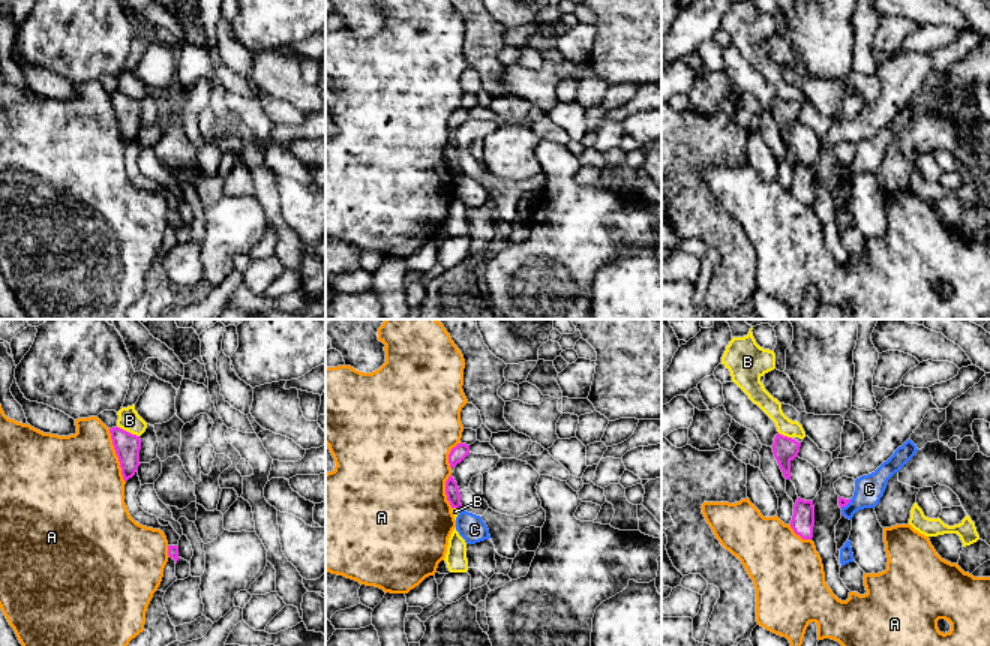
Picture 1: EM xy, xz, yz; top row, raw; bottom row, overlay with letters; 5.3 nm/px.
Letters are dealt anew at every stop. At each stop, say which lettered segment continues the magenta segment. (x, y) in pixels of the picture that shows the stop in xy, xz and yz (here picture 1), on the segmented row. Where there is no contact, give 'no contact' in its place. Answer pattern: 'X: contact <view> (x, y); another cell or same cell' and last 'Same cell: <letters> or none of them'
A: contact xy (117, 456); another cell
B: contact xy (128, 432); another cell
C: contact yz (846, 504); another cell
Same cell: none of them

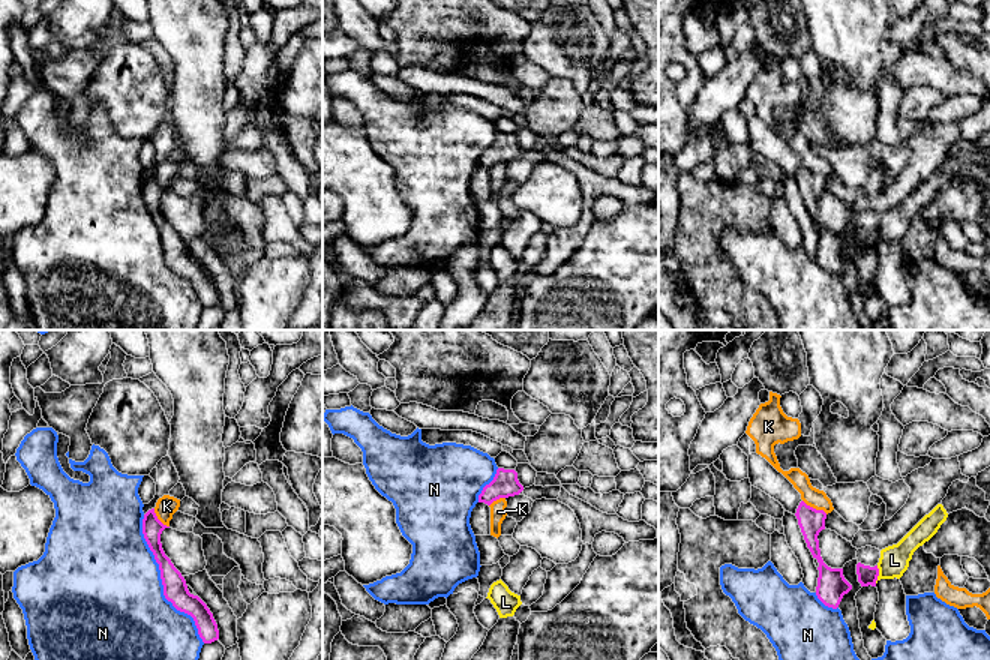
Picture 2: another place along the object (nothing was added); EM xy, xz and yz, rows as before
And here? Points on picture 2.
K: contact yz (815, 509); another cell
L: contact yz (878, 575); another cell
N: contact xy (162, 582); another cell
Same cell: none of them

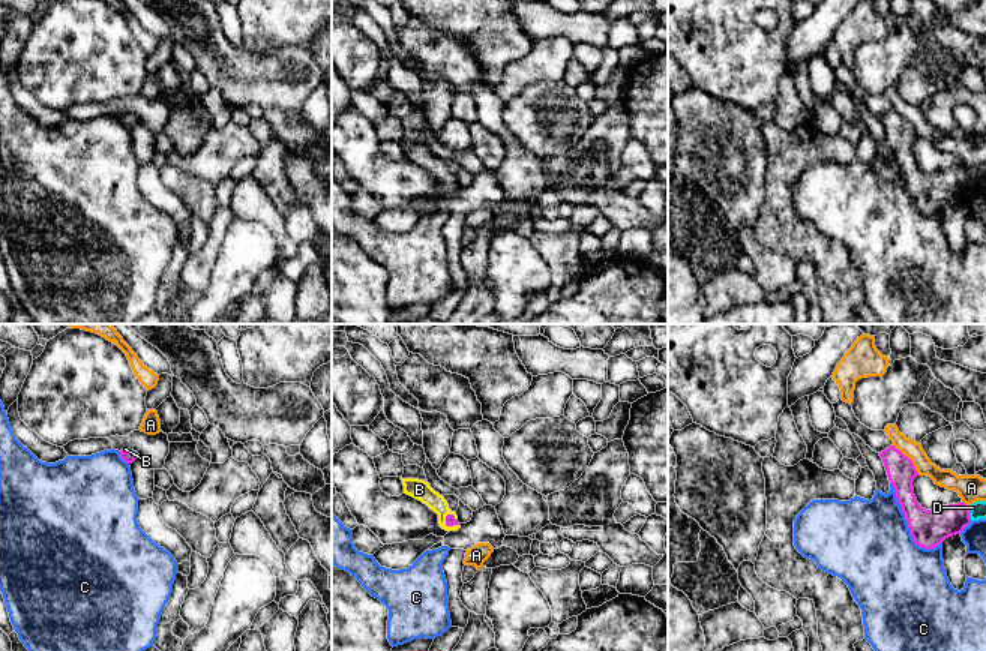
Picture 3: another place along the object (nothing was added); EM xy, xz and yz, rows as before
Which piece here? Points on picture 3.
A: contact yz (910, 459); another cell
B: contact xz (449, 525); same cell
C: contact yz (908, 525); another cell
D: contact yz (968, 513); another cell
Same cell: B

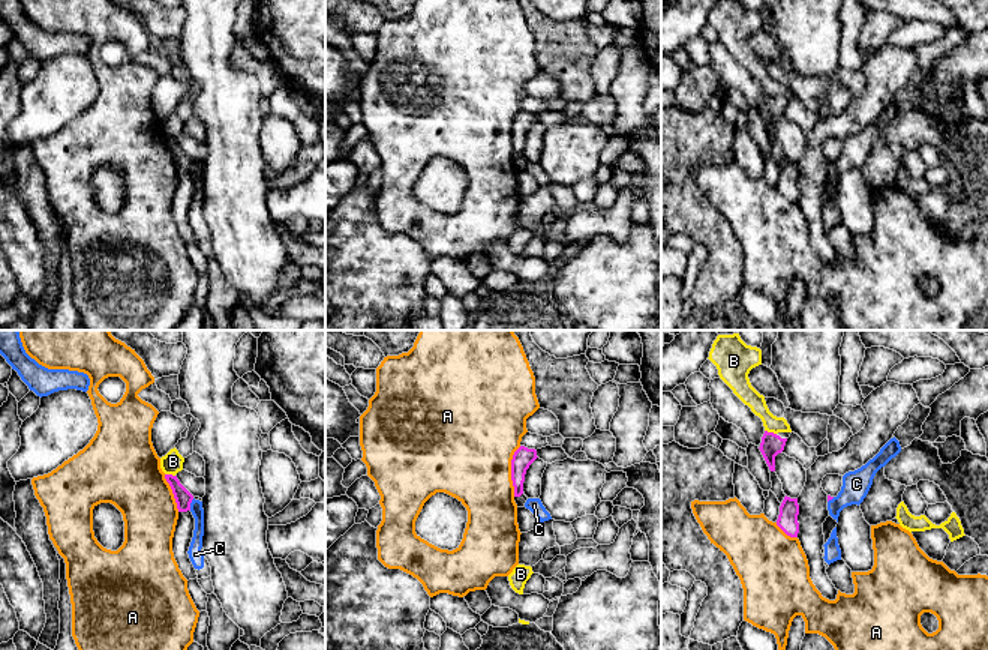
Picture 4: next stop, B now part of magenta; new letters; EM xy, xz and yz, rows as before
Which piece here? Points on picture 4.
A: contact xz (511, 472); another cell
B: contact yz (771, 433); another cell
C: contact xy (189, 505); another cell
Same cell: none of them

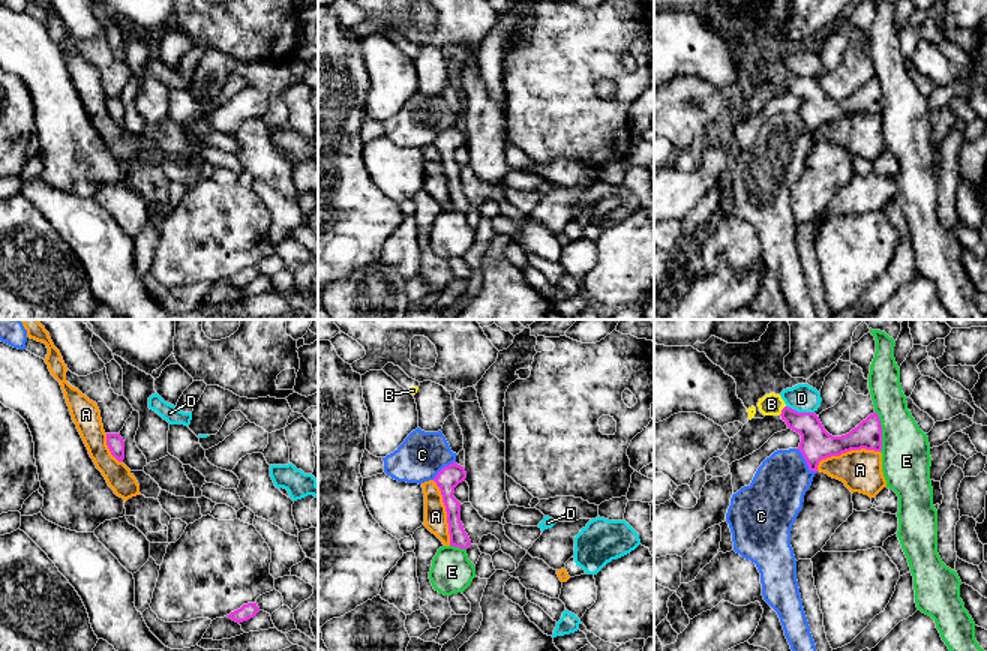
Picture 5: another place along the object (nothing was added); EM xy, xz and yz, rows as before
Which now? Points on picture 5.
A: contact yz (845, 452); another cell
B: contact yz (782, 410); same cell
C: contact yz (806, 461); another cell
D: contact yz (800, 413); another cell
E: contact yz (881, 431); another cell
Same cell: B

